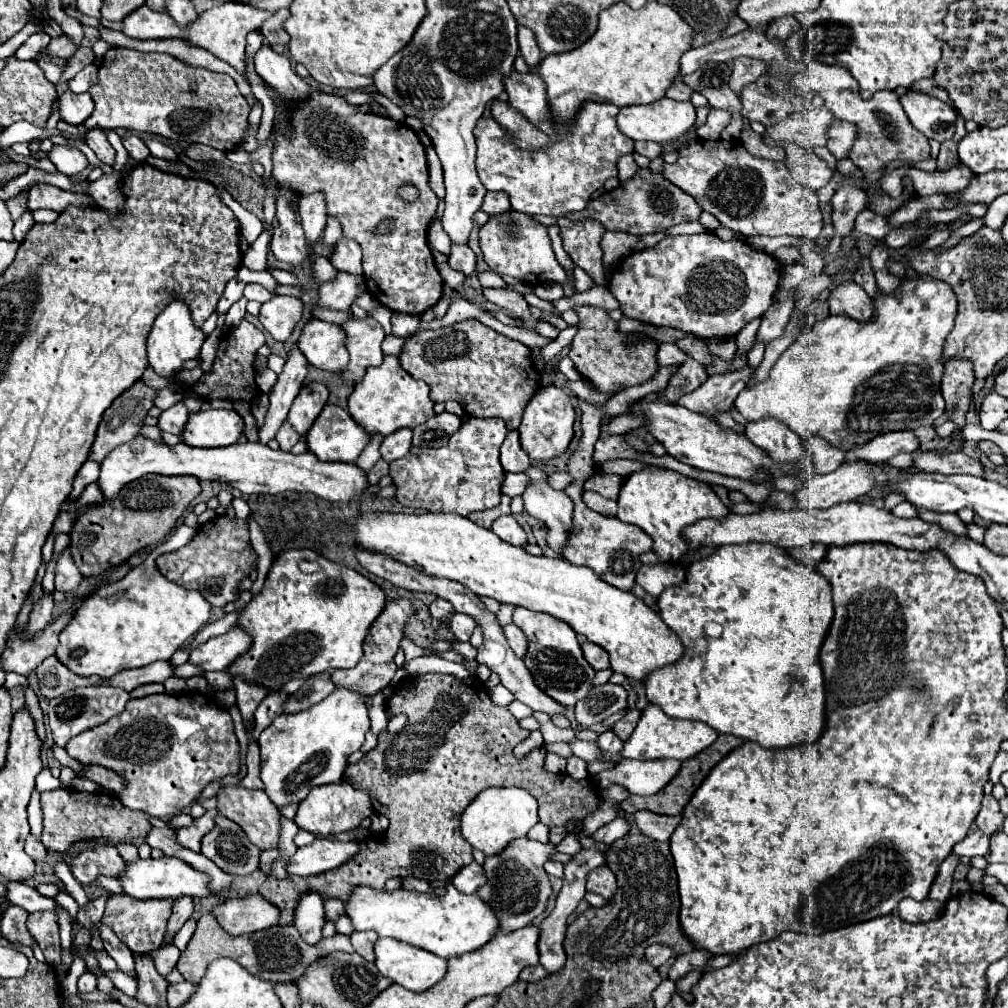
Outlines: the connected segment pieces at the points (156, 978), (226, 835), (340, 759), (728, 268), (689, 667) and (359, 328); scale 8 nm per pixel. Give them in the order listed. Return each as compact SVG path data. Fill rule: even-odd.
M141 957L135 959L137 963L137 1001L143 1005L151 1005L151 1007L167 1007L167 999L165 999L165 989L167 989L167 981L165 977L161 977L153 965L153 961L149 957Z
M219 817L219 821L215 821L215 829L203 837L201 853L231 875L253 873L259 867L261 855L243 829L227 817Z
M337 687L329 697L303 713L279 715L261 733L261 779L265 793L277 807L293 801L299 803L313 787L343 779L347 757L363 745L365 733L371 729L367 699L369 695L365 693Z
M715 233L665 237L655 247L637 251L621 261L609 279L609 291L619 301L625 317L639 319L651 325L675 327L699 337L733 337L751 319L761 317L773 303L781 265L771 255L751 249L745 241L723 241Z
M741 543L741 545L723 545L717 547L715 553L709 557L703 557L695 561L685 575L685 581L675 587L667 587L659 597L657 597L659 613L665 625L679 637L683 643L683 655L679 661L665 665L663 669L651 671L643 679L645 695L647 701L653 705L659 705L669 717L675 719L691 719L691 721L703 721L709 727L713 727L719 733L729 733L747 741L755 741L761 747L777 749L777 747L789 747L789 745L803 745L819 739L819 733L823 731L825 725L825 689L823 689L823 671L819 665L819 649L825 639L825 633L829 629L829 623L833 619L833 599L831 599L831 585L829 581L805 563L795 563L785 555L785 549L775 547L771 543Z
M351 319L347 323L341 325L347 333L347 349L351 355L345 379L357 383L365 369L371 365L379 365L383 361L383 353L381 353L381 343L385 339L385 331L383 327L373 319Z

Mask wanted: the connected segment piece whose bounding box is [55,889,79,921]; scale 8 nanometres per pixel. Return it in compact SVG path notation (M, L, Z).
M59 891L57 893L57 897L55 897L55 901L61 905L61 907L69 907L69 913L75 917L75 921L77 921L77 911L79 911L79 905L77 905L77 901L67 893L67 891Z

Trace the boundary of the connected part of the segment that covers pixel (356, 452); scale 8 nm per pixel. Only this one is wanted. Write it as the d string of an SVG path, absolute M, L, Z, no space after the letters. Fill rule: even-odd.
M325 405L305 439L309 451L321 461L353 463L371 443L373 433L339 405Z

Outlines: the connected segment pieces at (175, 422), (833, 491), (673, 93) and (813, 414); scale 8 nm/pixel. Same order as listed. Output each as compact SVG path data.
M177 403L177 405L161 411L161 415L159 415L159 429L175 433L175 435L181 435L183 425L187 423L187 417L189 417L189 413L187 413L185 405Z
M847 455L843 465L835 473L815 475L805 483L803 489L793 493L795 507L829 509L831 505L855 501L861 495L867 495L871 491L871 477L867 477L867 465L881 463L869 463Z
M675 79L673 85L671 85L669 91L667 91L667 97L669 97L669 99L675 99L675 101L689 101L691 93L693 93L691 87L687 87L683 81Z
M905 275L901 279L899 289L893 295L877 291L877 297L873 299L873 307L875 307L875 313L873 313L873 319L869 319L869 321L857 321L857 319L851 319L847 315L829 315L823 321L815 323L815 327L805 331L787 351L781 353L777 363L771 367L767 381L759 383L759 385L755 385L751 389L743 389L739 393L739 397L735 399L735 407L741 411L741 415L747 421L757 421L759 417L769 417L769 415L777 417L783 423L787 423L789 429L793 429L797 435L801 435L801 437L821 435L831 445L835 445L835 447L839 447L843 451L849 451L853 445L863 445L871 437L877 437L881 433L905 431L905 429L913 431L913 429L923 427L923 425L935 425L935 421L945 411L945 401L941 397L941 389L939 387L941 387L941 373L943 373L943 345L945 345L945 339L947 339L947 335L949 335L949 331L953 327L953 321L955 321L957 314L958 302L955 291L945 281L931 279L927 275Z

